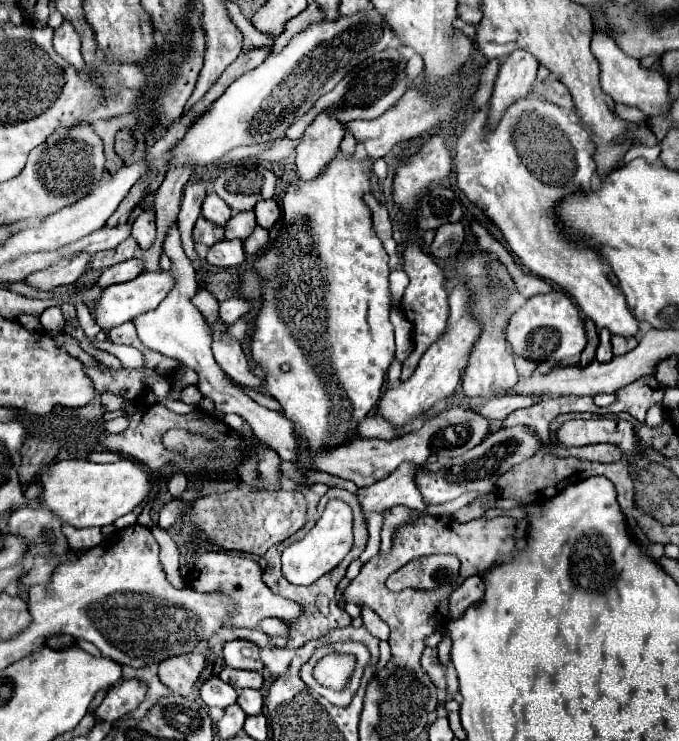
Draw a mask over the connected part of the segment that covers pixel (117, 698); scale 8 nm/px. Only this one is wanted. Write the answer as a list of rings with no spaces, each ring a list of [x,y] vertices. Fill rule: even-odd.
[[[138,679],[122,681],[120,687],[116,685],[106,693],[104,701],[98,705],[94,715],[100,717],[102,721],[114,723],[122,719],[128,711],[136,709],[142,703],[144,695],[146,695],[146,683],[140,683]]]

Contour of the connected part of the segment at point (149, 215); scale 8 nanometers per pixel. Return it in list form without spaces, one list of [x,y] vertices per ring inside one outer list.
[[[144,211],[134,221],[132,237],[136,239],[140,249],[148,249],[152,245],[152,241],[156,241],[156,215],[154,215],[154,211]]]

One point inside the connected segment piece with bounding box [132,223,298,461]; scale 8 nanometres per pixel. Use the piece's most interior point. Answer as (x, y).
(176, 329)

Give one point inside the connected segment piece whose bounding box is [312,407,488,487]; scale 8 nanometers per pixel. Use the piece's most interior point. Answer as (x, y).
(448, 434)

